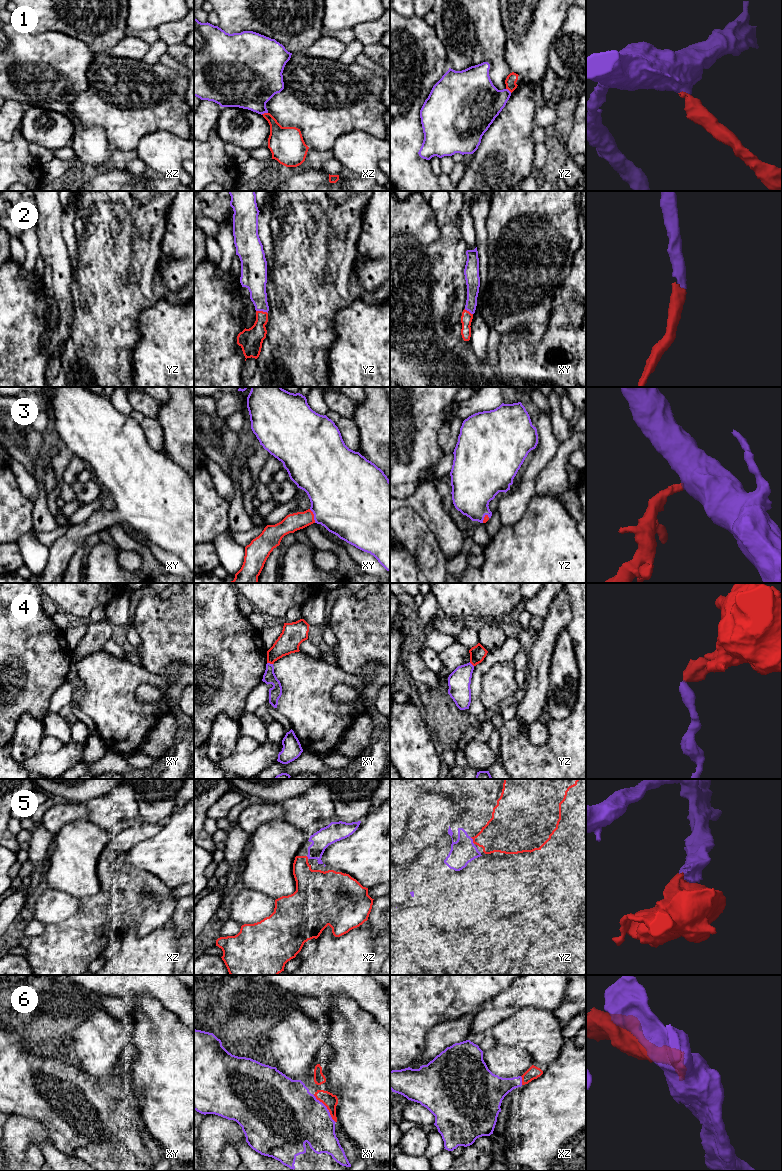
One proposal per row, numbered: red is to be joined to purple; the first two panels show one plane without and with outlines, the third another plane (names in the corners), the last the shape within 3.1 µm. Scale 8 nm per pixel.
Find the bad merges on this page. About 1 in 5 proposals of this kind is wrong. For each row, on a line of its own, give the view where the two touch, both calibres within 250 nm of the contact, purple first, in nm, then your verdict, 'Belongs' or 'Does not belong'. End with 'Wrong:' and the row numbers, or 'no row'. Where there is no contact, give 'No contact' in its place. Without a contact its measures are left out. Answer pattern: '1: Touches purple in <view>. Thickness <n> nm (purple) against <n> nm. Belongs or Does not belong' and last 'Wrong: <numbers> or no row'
1: Touches purple in xz. Thickness 380 nm (purple) against 190 nm. Belongs
2: Touches purple in yz. Thickness 180 nm (purple) against 180 nm. Belongs
3: Touches purple in xy. Thickness 500 nm (purple) against 140 nm. Belongs
4: Touches purple in xy. Thickness 110 nm (purple) against 180 nm. Does not belong
5: Touches purple in yz. Thickness 200 nm (purple) against 300 nm. Belongs
6: Touches purple in xy. Thickness 440 nm (purple) against 110 nm. Belongs
Wrong: 4

